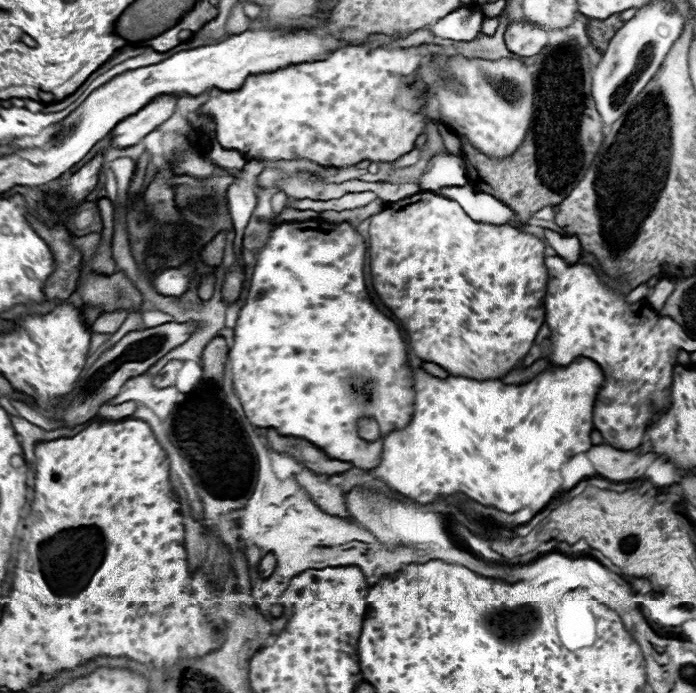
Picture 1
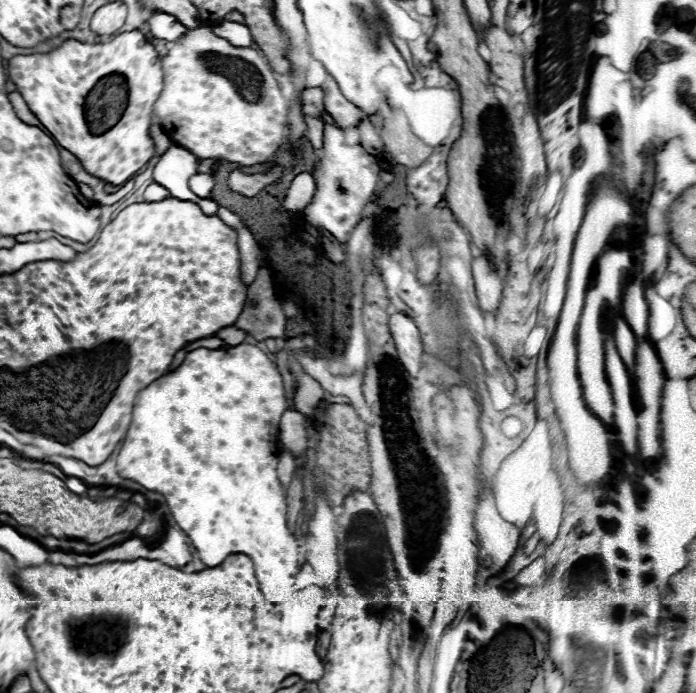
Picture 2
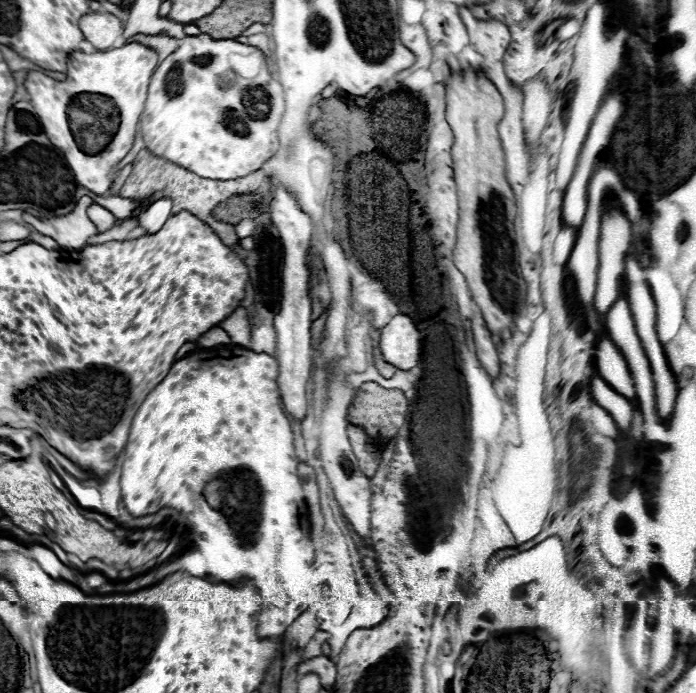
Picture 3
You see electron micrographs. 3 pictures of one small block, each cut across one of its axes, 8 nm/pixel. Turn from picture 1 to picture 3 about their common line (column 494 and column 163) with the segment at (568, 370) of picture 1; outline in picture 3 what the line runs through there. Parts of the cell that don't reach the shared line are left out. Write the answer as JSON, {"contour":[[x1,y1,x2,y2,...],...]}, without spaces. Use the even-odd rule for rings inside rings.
{"contour":[[238,344,214,346,214,348,204,348,204,350,190,352,188,356,184,356,182,360,178,360,172,366,168,376,146,396,146,400,138,408,138,412,132,420,128,444,124,448,124,464,122,464,122,480,120,480,122,502,132,516,146,516,146,514,156,514,162,508,174,508,174,510,184,512,196,524,196,530,198,530,196,544,198,544,200,552,204,554,204,558,208,562,208,576,212,576,220,582,226,582,226,584,234,584,234,586,242,584,242,582,252,582,254,584,256,592,264,598,264,604,268,604,272,612,278,612,274,622,258,622,258,636,260,638,270,638,270,640,272,638,282,638,286,628,310,606,312,594,314,594,314,586,310,582,312,562,314,562,314,548,312,548,312,540,310,540,308,510,306,510,306,502,304,502,302,484,300,484,300,478,296,474,298,458,296,458,296,450,294,450,294,434,292,434,290,420,288,420,286,412,282,410,282,398,280,398,276,378,278,378,278,362,276,362,274,356,264,354,264,352,254,352,254,350,248,350,248,348,238,346],[214,480,220,480,220,482,226,484,224,490,222,490,224,498,222,498,220,508,212,508,206,502,206,498,202,496,204,488]]}

